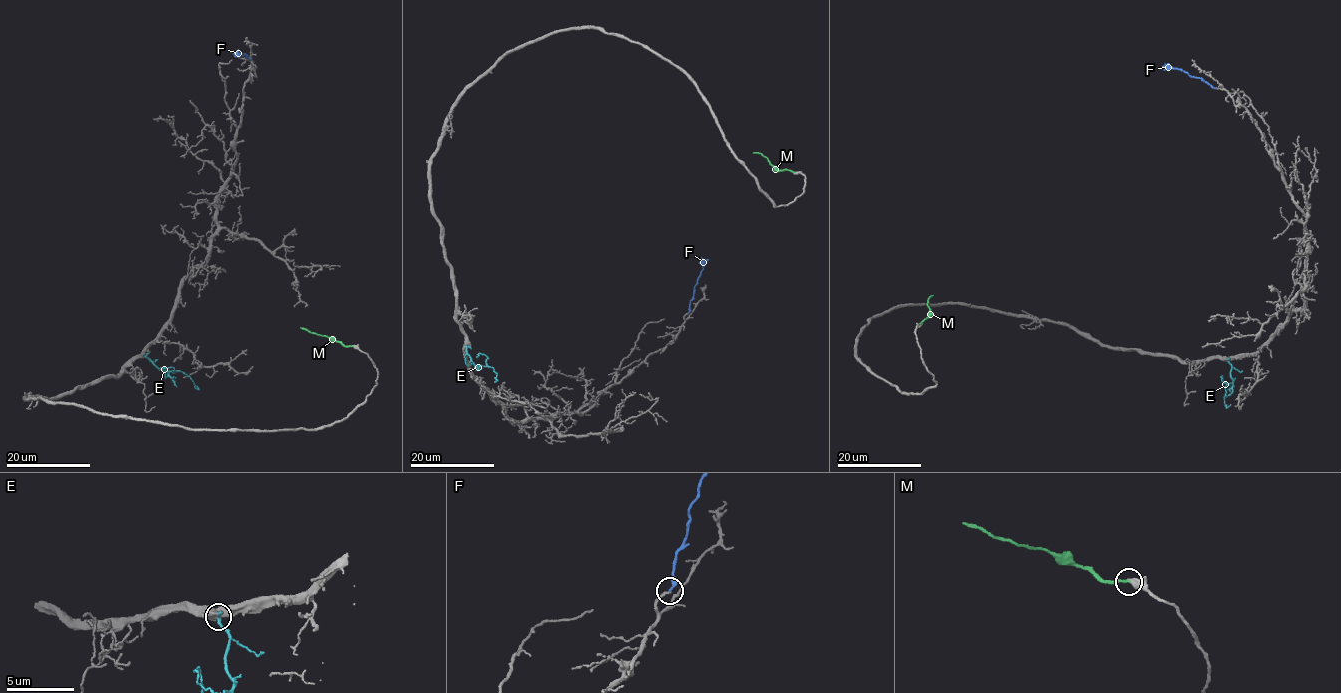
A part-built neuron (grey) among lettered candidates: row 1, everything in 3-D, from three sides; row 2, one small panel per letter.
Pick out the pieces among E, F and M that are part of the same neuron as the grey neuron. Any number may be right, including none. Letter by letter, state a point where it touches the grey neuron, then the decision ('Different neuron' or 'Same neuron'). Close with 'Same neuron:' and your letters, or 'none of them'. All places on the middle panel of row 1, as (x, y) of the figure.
E: Touches grey at (467, 346). Different neuron
F: Touches grey at (688, 313). Different neuron
M: Touches grey at (794, 172). Same neuron
Same neuron: M

